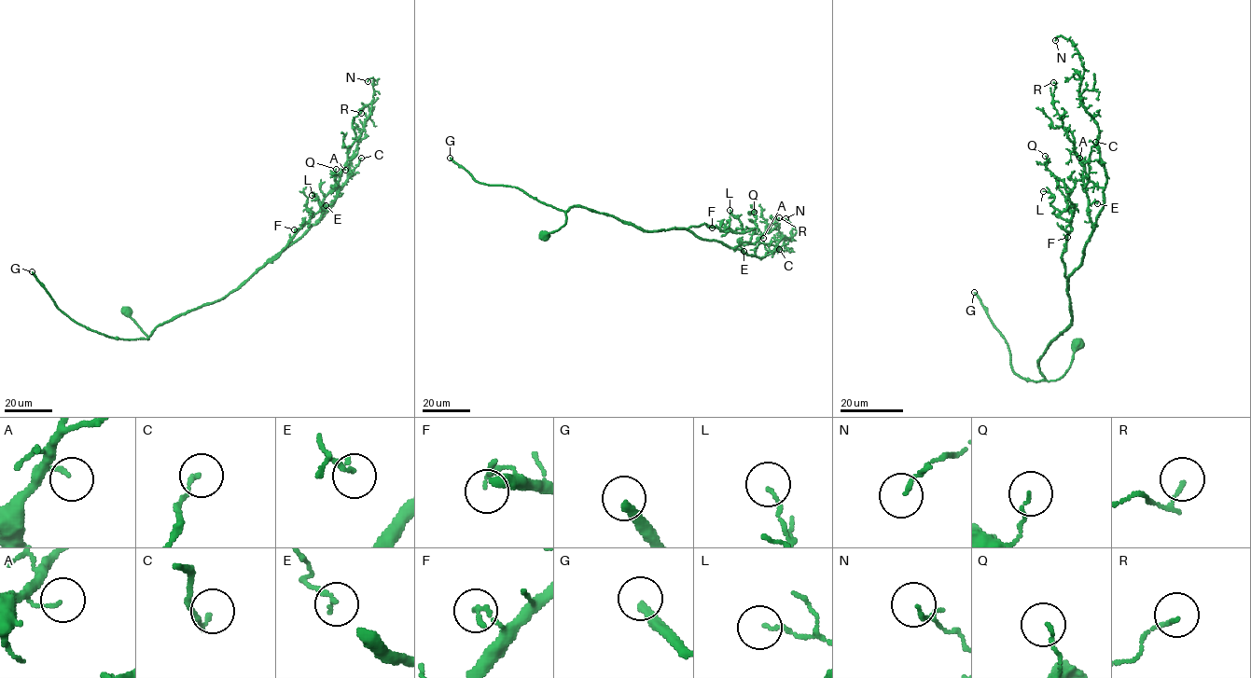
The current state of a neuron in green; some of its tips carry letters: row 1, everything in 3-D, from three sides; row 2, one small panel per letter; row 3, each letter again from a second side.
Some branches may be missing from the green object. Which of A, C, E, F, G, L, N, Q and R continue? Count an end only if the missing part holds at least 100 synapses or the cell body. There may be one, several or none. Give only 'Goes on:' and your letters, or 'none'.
Goes on: G

